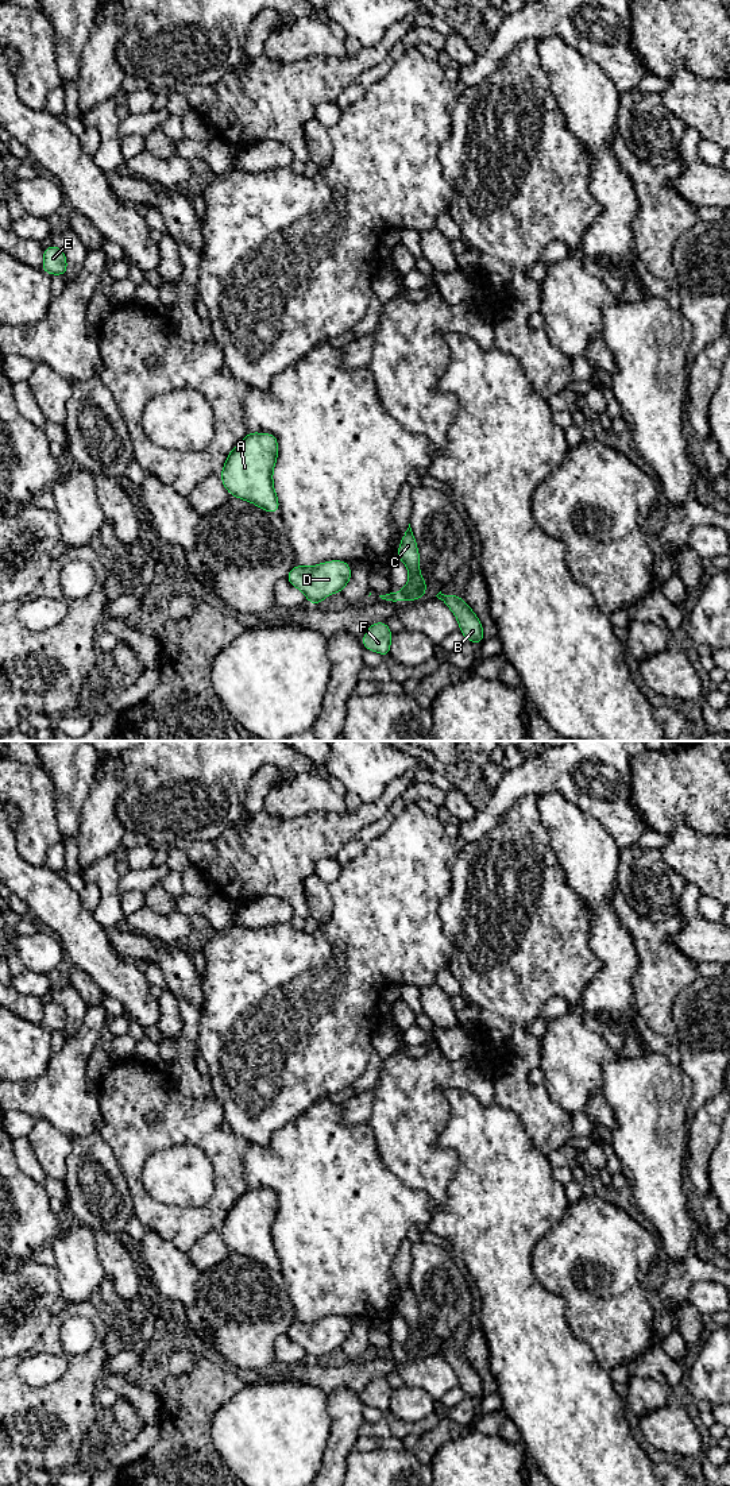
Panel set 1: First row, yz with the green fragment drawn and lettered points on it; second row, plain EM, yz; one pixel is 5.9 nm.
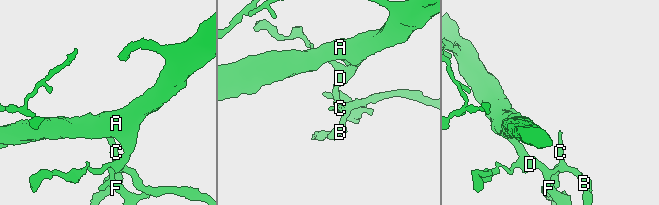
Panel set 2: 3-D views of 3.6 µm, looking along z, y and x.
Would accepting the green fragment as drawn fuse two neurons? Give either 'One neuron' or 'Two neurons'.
Two neurons

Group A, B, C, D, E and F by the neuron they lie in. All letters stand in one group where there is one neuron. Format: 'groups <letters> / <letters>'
groups A D E F / B C

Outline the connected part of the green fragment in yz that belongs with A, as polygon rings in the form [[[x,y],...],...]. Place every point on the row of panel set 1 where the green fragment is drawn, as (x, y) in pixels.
[[[248,432],[227,458],[220,475],[224,487],[232,497],[252,502],[264,512],[279,513],[273,485],[277,456],[274,435]]]

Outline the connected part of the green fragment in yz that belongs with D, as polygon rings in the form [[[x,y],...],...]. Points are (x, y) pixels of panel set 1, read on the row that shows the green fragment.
[[[343,560],[313,567],[293,566],[286,579],[305,594],[309,603],[318,605],[327,595],[336,594],[348,584],[351,568]]]

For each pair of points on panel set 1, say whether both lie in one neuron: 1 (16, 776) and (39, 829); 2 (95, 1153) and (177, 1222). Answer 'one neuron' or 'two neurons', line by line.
1: one neuron
2: two neurons

